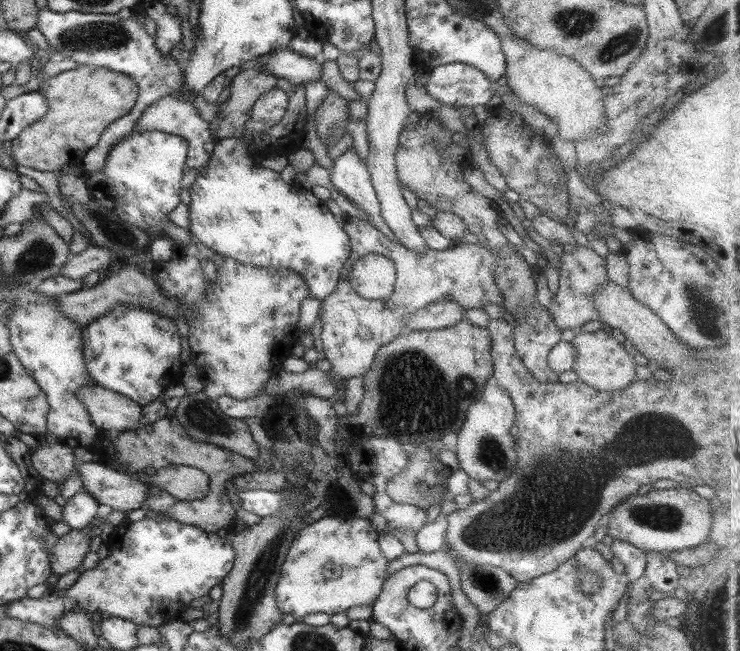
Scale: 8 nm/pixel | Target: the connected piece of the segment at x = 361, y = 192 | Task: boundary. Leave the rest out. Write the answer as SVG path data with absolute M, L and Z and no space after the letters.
M351 146L333 160L330 170L330 184L350 201L353 201L365 214L367 222L382 232L387 239L398 243L397 238L380 215L380 204L373 190L369 171L364 161L357 157Z

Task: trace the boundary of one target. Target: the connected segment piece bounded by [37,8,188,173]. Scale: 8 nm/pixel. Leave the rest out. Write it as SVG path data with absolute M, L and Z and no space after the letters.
M39 8L37 29L43 34L47 46L50 46L56 58L71 58L81 66L120 72L138 88L138 95L131 110L125 116L108 124L100 134L99 142L79 161L84 172L92 173L103 168L110 144L121 140L121 137L127 136L134 130L136 120L148 104L164 96L182 96L188 92L188 86L184 83L186 78L183 65L175 63L176 60L171 56L158 54L153 39L147 34L144 26L132 17L120 20L116 14L85 14L75 11L57 13L47 8Z

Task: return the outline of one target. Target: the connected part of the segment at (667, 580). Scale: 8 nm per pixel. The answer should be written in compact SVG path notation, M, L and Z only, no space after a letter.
M653 551L654 558L646 563L644 576L650 580L653 590L672 594L678 587L677 565L667 557L667 553Z

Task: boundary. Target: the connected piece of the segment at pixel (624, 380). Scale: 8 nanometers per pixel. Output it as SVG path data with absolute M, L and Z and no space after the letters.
M597 329L593 333L577 331L569 343L573 345L573 354L575 354L575 363L571 370L590 388L609 393L627 388L637 380L635 365L639 359L628 345L617 343L609 330Z

